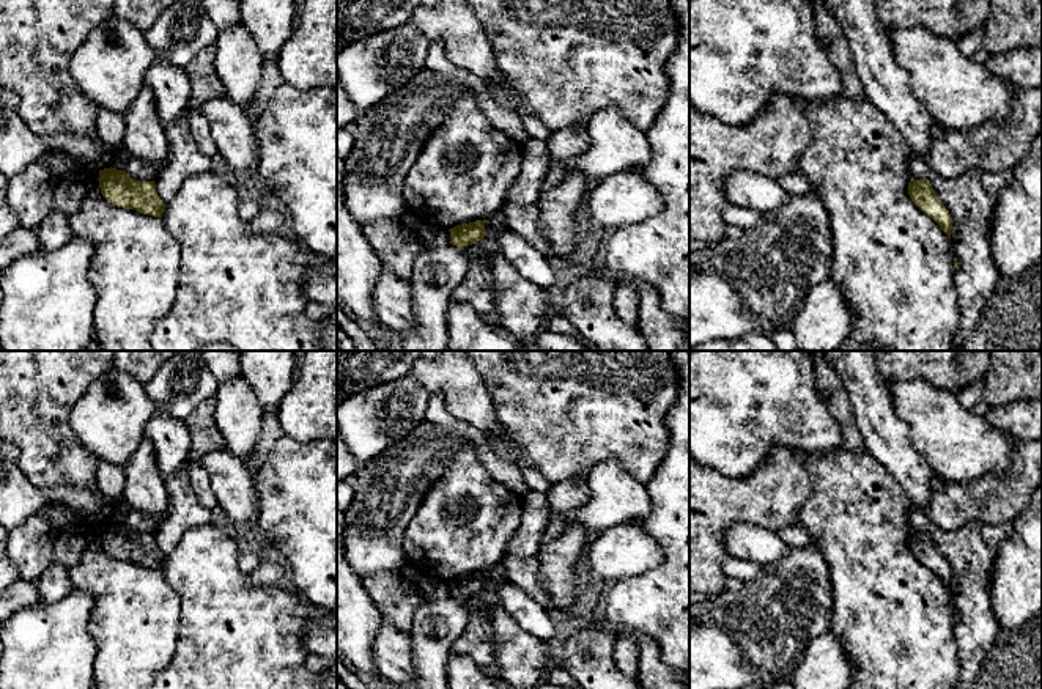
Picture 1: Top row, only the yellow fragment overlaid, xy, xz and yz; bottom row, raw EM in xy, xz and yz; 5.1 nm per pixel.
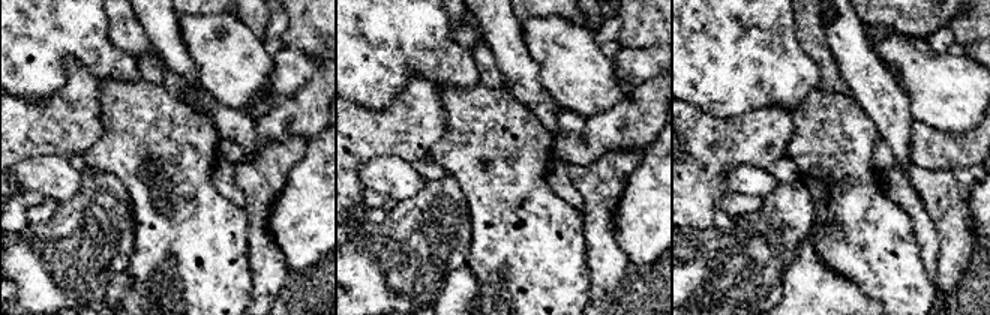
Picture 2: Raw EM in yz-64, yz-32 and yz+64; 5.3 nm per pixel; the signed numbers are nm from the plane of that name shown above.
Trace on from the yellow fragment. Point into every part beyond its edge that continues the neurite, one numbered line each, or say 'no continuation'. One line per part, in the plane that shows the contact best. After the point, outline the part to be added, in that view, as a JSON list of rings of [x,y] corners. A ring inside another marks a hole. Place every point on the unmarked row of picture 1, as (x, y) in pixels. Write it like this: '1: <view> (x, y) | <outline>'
no continuation

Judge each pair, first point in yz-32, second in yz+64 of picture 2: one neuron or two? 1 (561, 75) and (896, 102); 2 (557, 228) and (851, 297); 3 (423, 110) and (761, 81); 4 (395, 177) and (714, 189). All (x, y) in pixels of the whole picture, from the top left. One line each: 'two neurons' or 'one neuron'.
1: two neurons
2: two neurons
3: two neurons
4: two neurons

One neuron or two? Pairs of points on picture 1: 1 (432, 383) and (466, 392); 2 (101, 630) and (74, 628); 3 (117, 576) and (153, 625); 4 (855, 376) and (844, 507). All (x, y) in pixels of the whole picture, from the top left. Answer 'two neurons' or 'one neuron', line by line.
1: one neuron
2: two neurons
3: one neuron
4: two neurons

